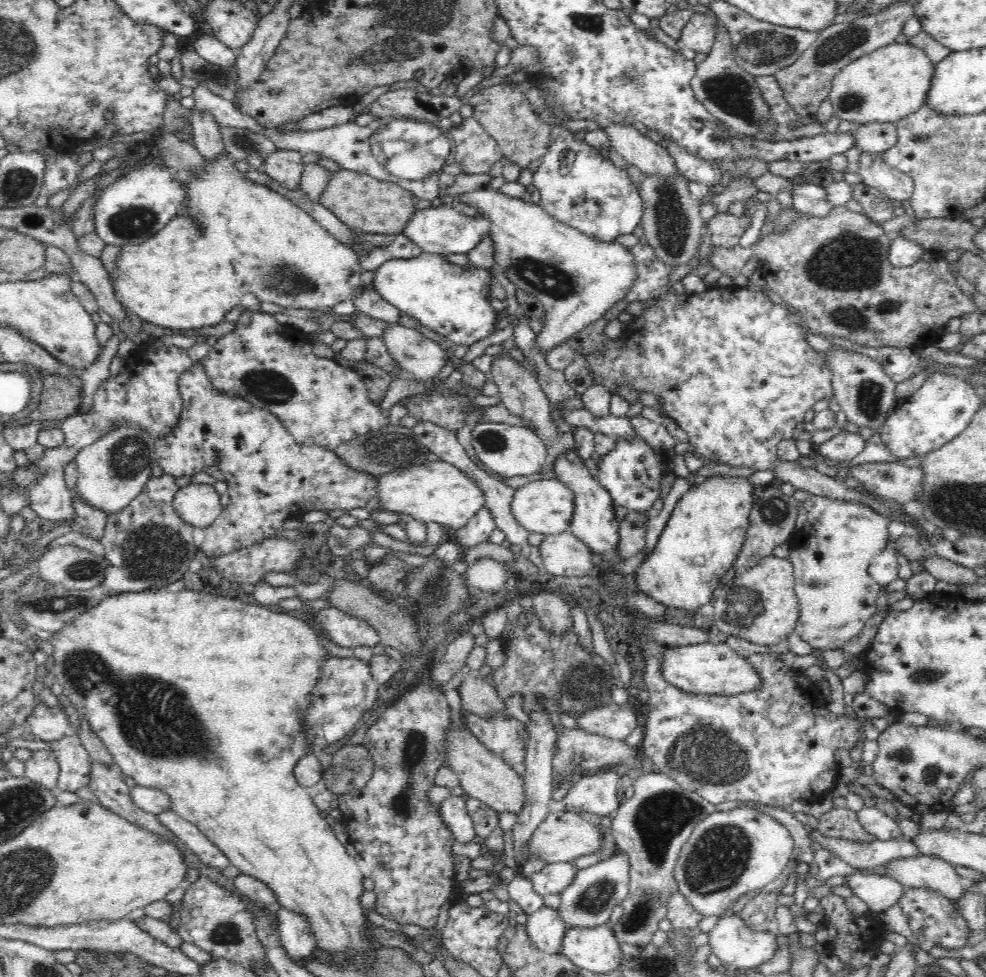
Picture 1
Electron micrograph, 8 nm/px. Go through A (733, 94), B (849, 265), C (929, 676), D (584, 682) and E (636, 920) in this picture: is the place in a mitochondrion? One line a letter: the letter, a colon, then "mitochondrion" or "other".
A: mitochondrion
B: mitochondrion
C: mitochondrion
D: mitochondrion
E: mitochondrion

